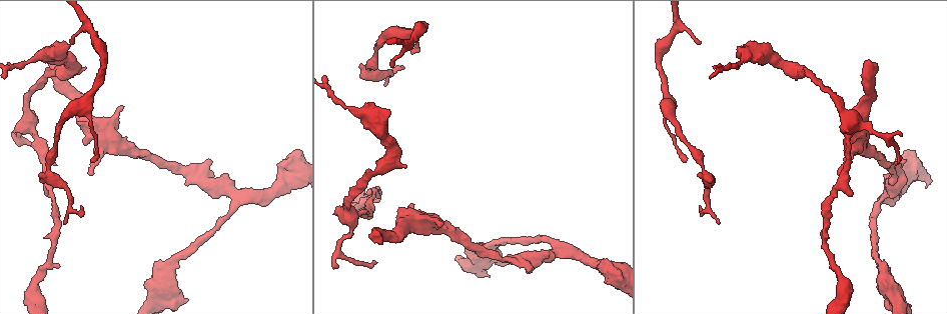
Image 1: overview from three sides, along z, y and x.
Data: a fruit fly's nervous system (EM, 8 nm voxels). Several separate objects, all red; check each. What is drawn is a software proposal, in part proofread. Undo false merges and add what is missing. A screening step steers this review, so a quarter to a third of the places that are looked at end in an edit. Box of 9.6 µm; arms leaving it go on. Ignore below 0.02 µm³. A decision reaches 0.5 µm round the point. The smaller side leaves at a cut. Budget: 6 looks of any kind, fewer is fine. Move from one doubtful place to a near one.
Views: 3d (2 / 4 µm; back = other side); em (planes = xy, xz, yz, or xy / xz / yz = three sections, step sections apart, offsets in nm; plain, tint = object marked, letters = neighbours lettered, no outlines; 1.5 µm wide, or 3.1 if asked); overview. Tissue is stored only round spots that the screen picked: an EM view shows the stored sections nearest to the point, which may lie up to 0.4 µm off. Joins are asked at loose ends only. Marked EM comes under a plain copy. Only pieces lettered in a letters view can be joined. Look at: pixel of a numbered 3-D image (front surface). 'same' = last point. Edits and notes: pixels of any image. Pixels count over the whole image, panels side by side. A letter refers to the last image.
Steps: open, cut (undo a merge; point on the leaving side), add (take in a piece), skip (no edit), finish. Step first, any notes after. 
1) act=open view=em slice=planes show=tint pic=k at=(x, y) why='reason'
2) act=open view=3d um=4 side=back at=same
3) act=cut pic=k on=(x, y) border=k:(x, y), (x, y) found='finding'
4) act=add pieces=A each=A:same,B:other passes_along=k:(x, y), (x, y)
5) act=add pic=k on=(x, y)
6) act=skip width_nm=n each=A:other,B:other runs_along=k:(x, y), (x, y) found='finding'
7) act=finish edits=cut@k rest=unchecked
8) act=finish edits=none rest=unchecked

act=open view=3d um=4 pic=1 at=(699, 42) why='free end'

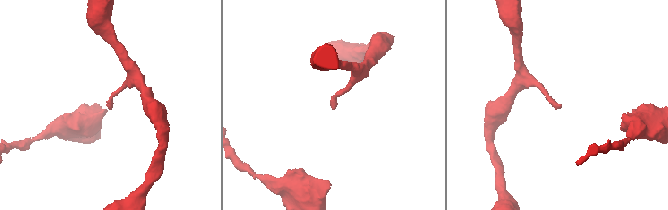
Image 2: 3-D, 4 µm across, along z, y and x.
act=open view=em slice=xz step=4 show=letters pic=2 at=(334, 106) why='shape alone is not enough'

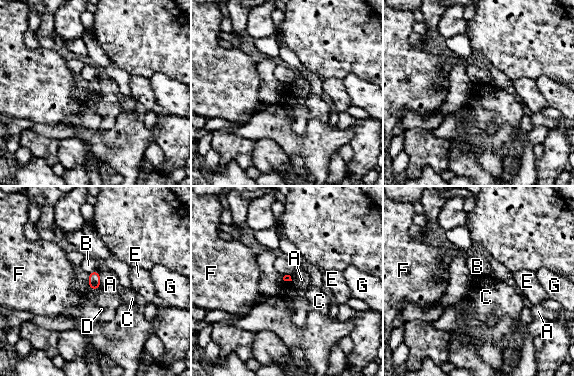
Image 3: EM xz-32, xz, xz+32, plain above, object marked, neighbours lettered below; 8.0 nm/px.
act=skip longest_contact=A:140nm each=A:other,B:other,C:other,D:other,E:other,F:other,G:other border=3:(99, 272), (100, 284), (97, 289) found='none of them fits'

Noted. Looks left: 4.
act=open view=3d um=4 side=back pic=1 at=(869, 59) why='branch stops here'

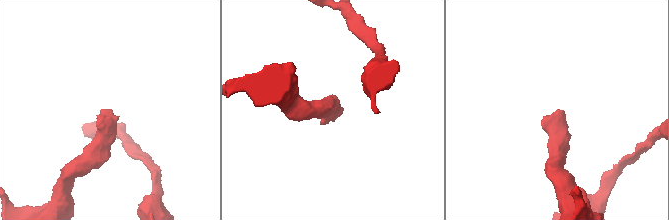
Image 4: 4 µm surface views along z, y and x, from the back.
act=open view=em slice=planes show=letters pic=4 at=(556, 110)

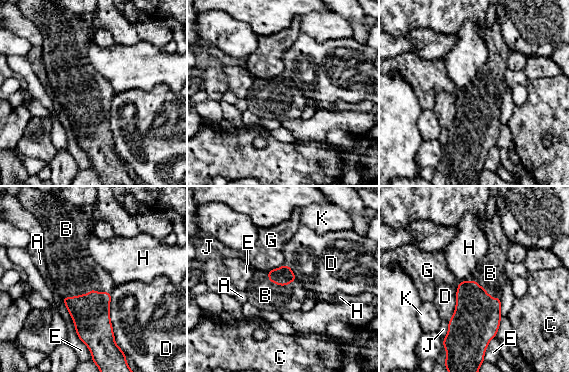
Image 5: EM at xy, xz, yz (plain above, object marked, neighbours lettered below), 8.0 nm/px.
act=add pieces=B each=A:other,B:same,C:other,D:other,E:other,G:other,H:other,J:other,K:other passes_along=5:(90, 313), (86, 294), (74, 272) found='it goes on there'

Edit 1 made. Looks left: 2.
act=finish edits=add@5 rest=unchecked

